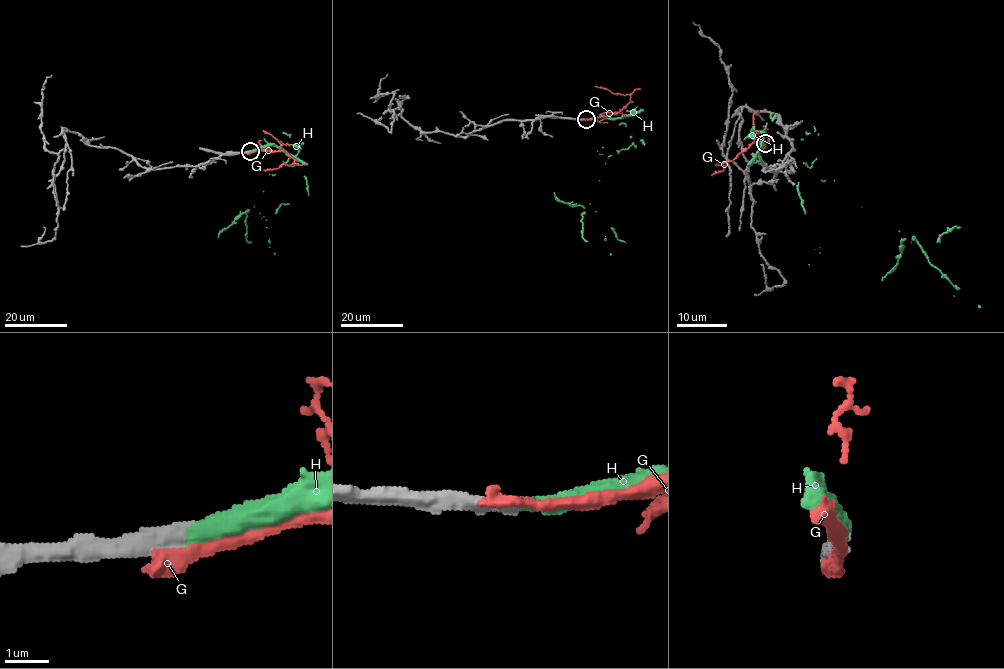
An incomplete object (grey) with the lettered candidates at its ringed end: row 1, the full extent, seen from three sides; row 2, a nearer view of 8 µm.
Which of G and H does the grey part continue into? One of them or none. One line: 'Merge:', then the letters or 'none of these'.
Merge: H

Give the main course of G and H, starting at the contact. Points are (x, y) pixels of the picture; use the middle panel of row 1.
G: (584, 120), (617, 114), (630, 101), (628, 94), (614, 94), (595, 86)
H: (585, 120), (623, 118), (633, 143), (609, 156), (581, 215), (582, 237), (588, 241), (606, 238), (611, 255)

